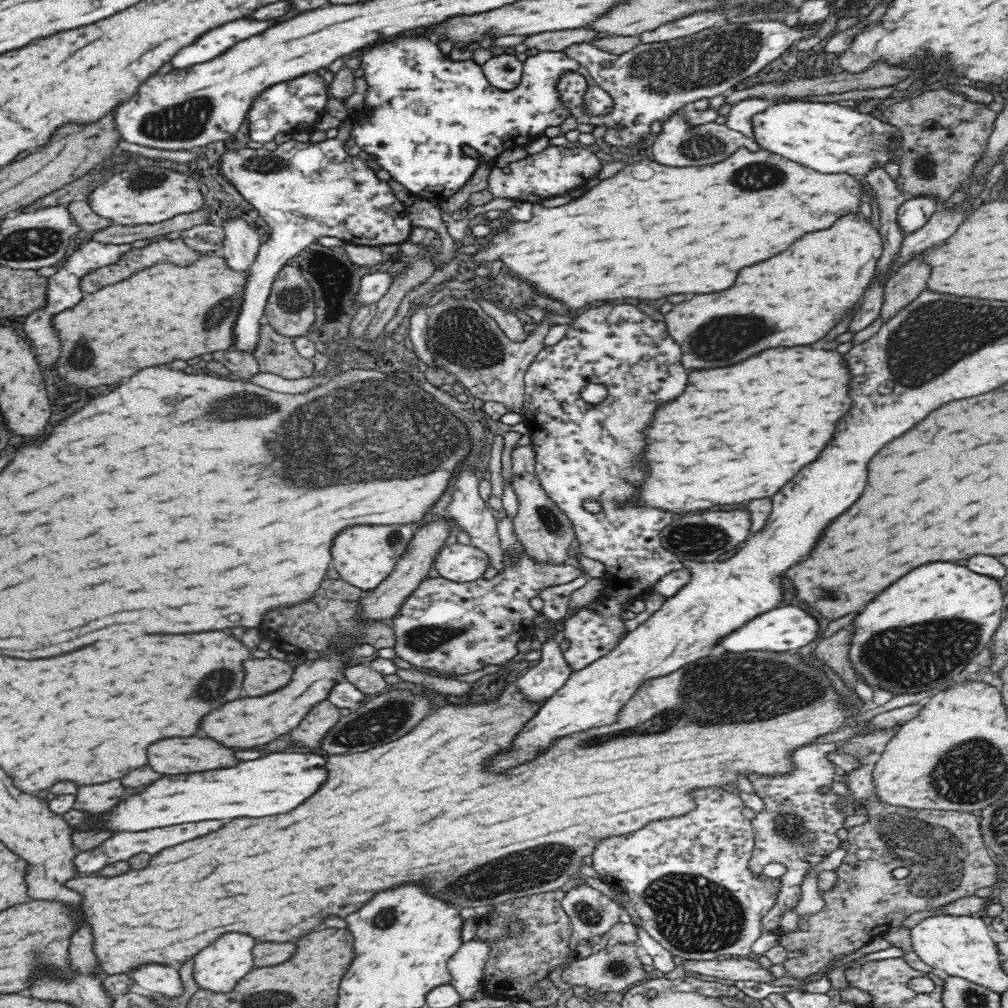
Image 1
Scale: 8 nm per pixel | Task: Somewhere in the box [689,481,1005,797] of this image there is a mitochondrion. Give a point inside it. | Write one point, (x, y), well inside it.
(942, 646)

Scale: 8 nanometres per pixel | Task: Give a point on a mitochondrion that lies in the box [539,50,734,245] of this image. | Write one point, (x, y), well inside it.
(701, 147)

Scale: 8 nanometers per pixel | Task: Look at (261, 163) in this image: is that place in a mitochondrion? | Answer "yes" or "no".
yes

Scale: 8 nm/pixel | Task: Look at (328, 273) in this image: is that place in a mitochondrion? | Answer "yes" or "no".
yes

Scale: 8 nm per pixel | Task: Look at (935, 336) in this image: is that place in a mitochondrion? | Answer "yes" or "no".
yes

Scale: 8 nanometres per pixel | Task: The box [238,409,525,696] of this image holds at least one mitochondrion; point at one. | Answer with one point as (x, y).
(429, 638)

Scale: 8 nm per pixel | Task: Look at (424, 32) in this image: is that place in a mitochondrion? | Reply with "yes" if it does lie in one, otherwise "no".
no

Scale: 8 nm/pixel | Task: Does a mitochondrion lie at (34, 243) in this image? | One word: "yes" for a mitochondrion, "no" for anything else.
yes

